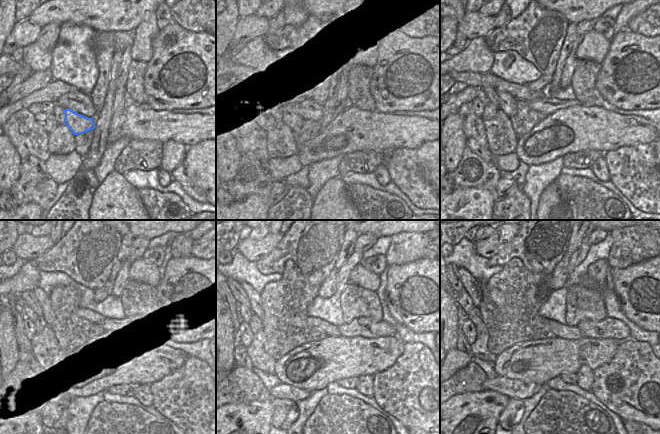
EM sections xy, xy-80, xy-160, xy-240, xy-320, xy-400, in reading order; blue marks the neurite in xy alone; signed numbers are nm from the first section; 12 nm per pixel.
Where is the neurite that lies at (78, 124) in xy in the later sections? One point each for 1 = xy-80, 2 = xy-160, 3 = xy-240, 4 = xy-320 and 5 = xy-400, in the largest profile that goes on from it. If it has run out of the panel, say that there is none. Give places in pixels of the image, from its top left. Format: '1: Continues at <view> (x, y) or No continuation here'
1: Continues at xy-80 (291, 118)
2: Continues at xy-160 (507, 103)
3: Continues at xy-240 (47, 318)
4: Continues at xy-320 (254, 297)
5: Continues at xy-400 (472, 286).

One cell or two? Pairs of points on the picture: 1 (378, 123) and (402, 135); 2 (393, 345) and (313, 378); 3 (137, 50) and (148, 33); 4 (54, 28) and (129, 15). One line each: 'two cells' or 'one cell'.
1: one cell
2: one cell
3: one cell
4: two cells

